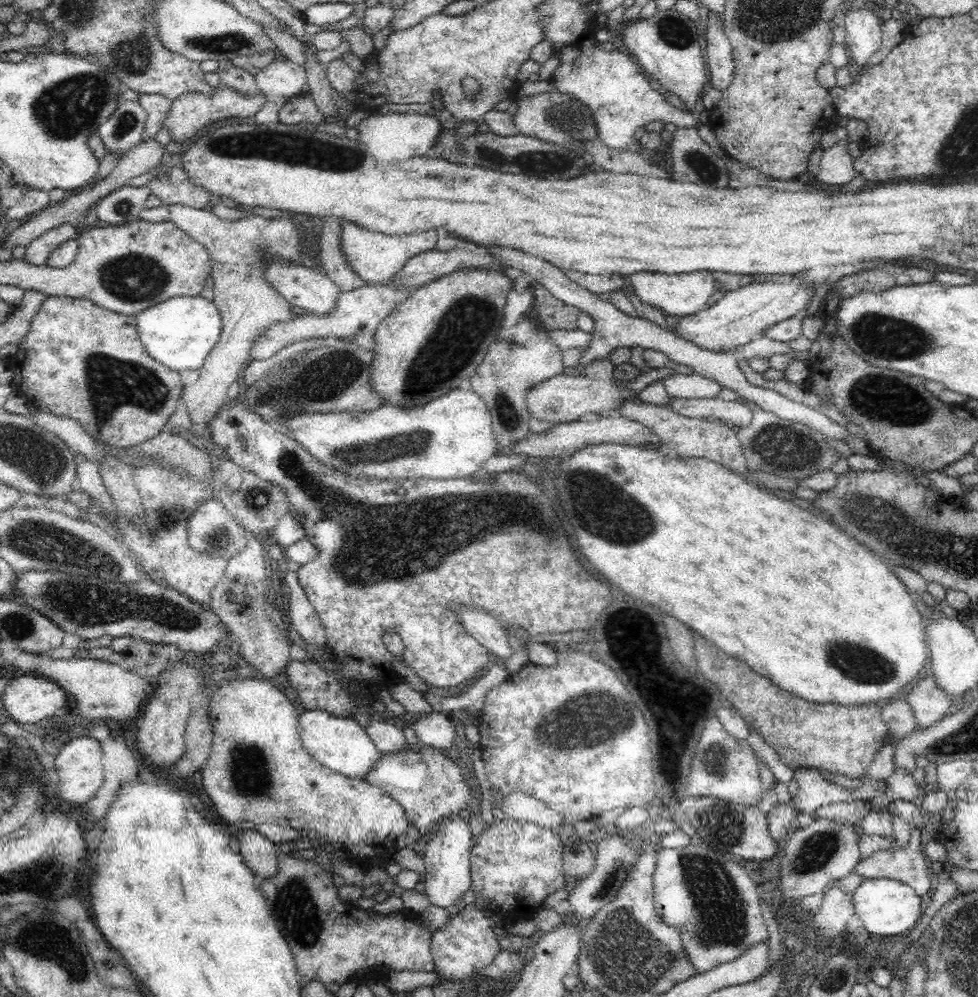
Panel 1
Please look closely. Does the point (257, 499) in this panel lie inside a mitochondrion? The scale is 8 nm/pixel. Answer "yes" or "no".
yes

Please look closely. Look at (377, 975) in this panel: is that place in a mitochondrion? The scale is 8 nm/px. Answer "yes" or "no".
no

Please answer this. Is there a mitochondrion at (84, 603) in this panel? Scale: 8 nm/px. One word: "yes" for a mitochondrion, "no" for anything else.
yes

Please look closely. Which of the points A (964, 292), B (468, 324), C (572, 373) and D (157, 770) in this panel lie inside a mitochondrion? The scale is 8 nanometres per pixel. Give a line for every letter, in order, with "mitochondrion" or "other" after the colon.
A: other
B: mitochondrion
C: other
D: other

